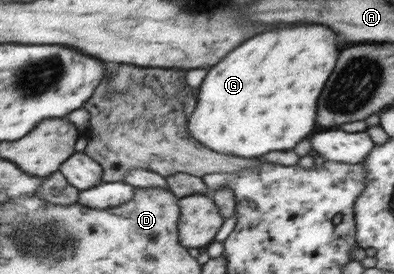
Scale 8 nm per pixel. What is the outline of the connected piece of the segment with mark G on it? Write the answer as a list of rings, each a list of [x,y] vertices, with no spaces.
[[[301,25],[267,31],[235,47],[199,87],[197,107],[187,121],[191,137],[207,148],[243,157],[293,149],[315,131],[317,99],[339,55],[335,37],[323,25]]]

